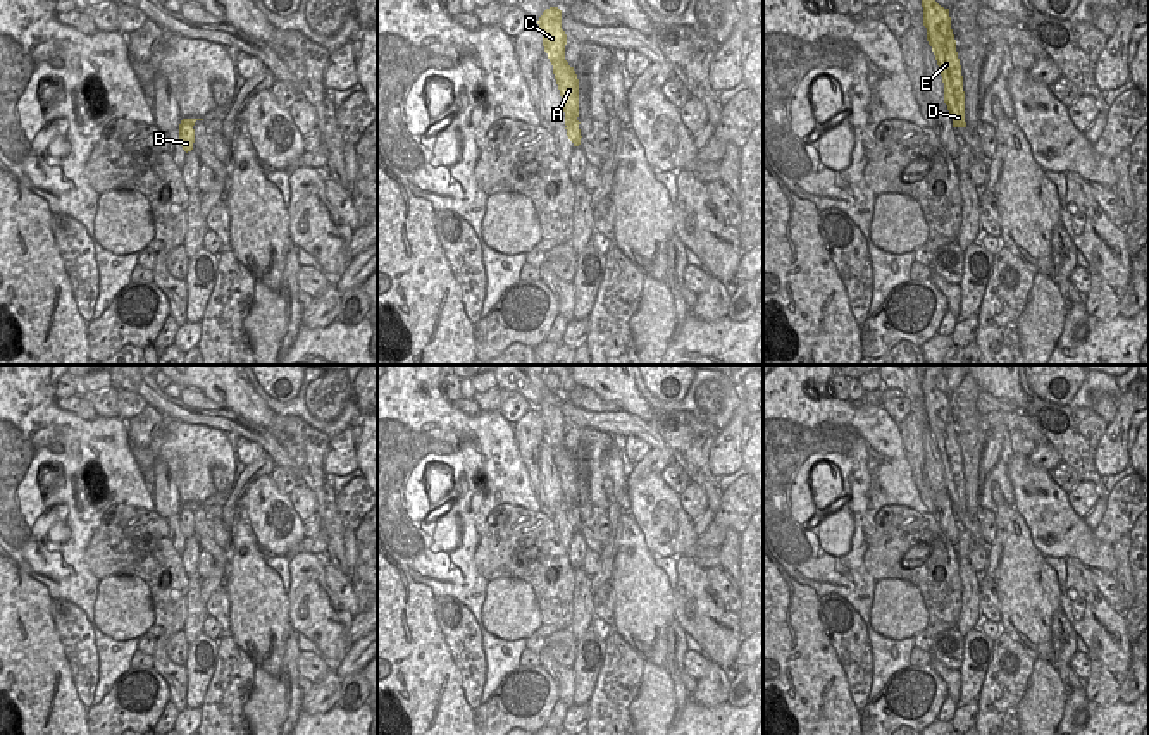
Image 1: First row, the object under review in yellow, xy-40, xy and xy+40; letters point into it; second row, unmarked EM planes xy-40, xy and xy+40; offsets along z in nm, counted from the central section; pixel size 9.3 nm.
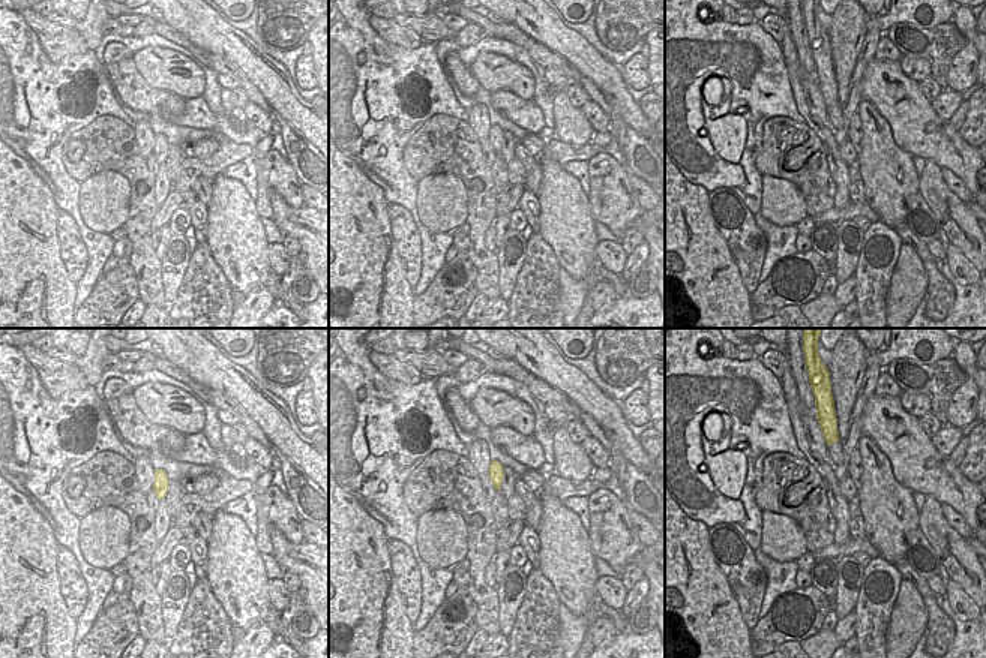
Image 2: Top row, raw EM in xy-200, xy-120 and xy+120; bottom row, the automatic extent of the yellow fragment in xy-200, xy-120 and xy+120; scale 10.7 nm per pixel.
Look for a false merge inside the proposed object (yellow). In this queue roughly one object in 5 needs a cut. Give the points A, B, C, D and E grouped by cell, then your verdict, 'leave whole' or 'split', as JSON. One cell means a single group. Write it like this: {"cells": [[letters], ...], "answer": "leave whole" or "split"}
{"cells": [["A", "B", "C", "D", "E"]], "answer": "leave whole"}

